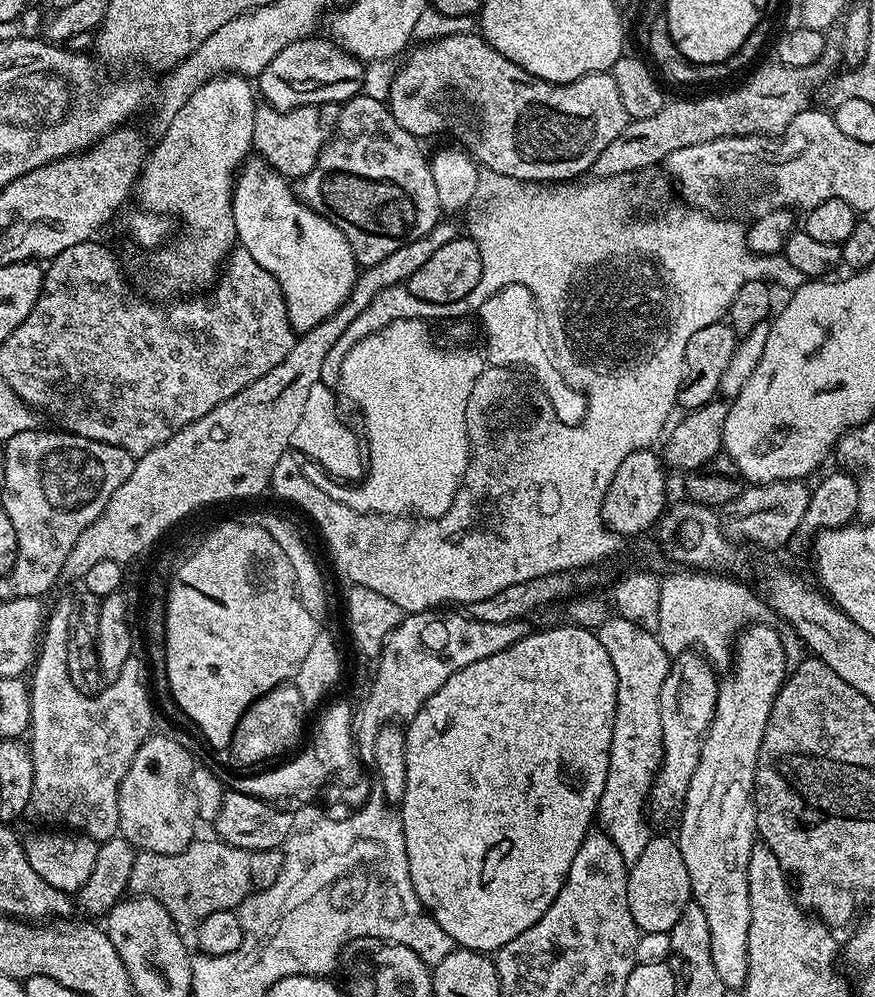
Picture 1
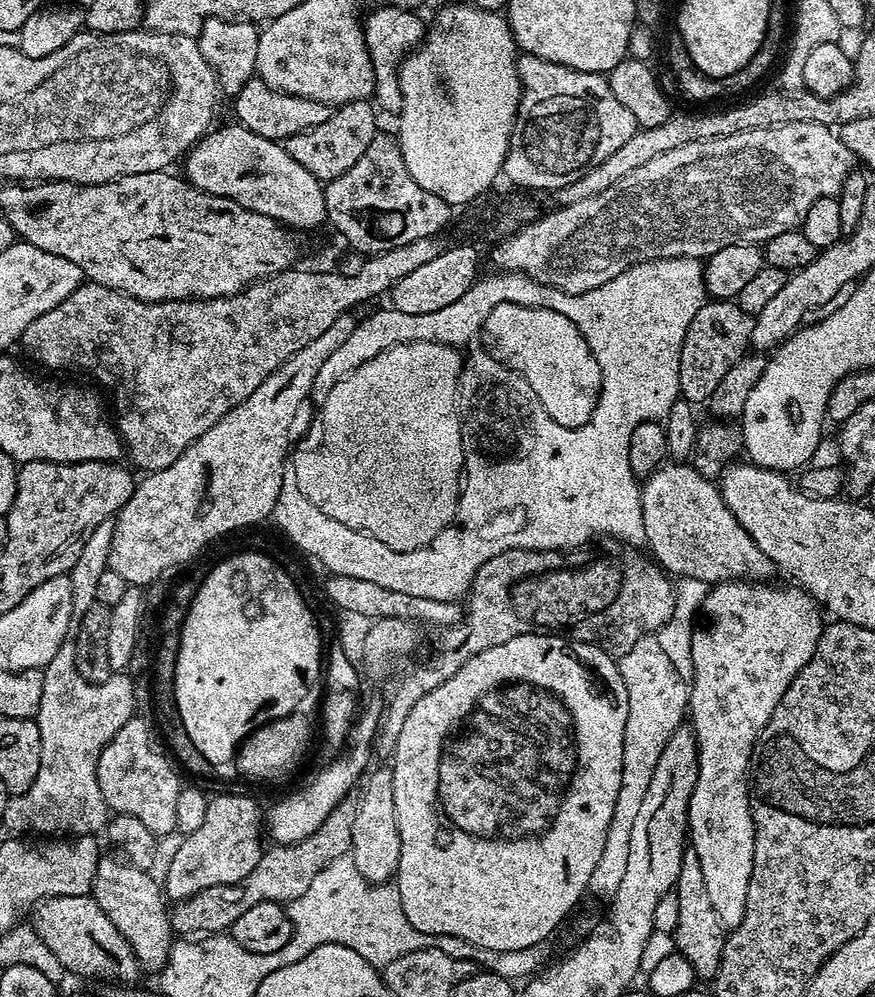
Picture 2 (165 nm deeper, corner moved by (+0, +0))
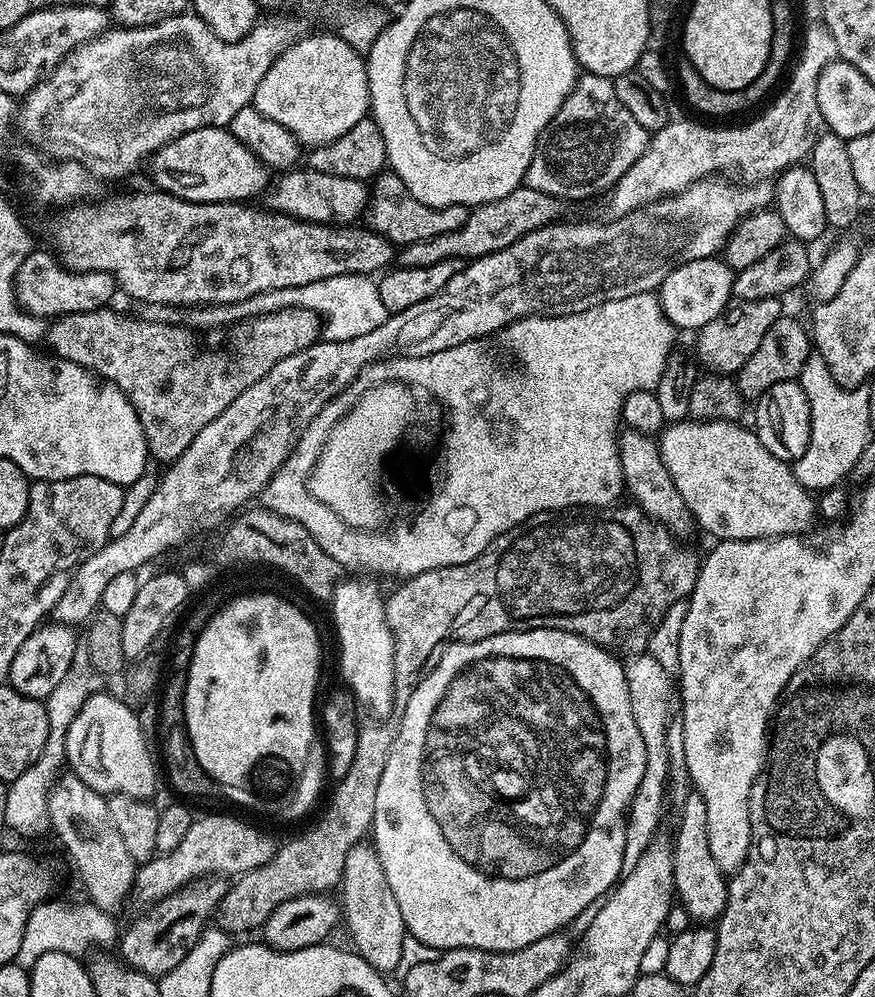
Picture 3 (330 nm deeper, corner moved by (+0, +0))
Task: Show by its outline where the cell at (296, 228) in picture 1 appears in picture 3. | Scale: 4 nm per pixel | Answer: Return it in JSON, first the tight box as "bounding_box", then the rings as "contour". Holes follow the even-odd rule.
{"bounding_box":[146,128,269,204],"contour":[[[199,128],[197,132],[182,134],[180,139],[172,140],[165,148],[159,148],[156,155],[147,161],[146,168],[152,171],[152,180],[161,192],[169,192],[188,200],[192,204],[214,204],[218,198],[248,198],[244,196],[259,197],[269,187],[269,169],[256,156],[244,148],[234,138],[231,130],[219,128]]]}

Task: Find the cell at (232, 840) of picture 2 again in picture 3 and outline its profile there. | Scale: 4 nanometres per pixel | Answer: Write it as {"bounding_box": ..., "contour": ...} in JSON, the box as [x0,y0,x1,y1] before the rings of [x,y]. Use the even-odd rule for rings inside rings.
{"bounding_box":[119,877,229,978],"contour":[[[201,877],[193,880],[186,887],[178,889],[174,894],[164,899],[157,900],[155,904],[147,907],[144,914],[140,915],[125,932],[120,942],[119,955],[127,967],[138,969],[153,978],[162,978],[174,968],[192,948],[194,942],[201,935],[209,923],[208,918],[217,911],[221,898],[229,890],[229,883],[219,877]]]}

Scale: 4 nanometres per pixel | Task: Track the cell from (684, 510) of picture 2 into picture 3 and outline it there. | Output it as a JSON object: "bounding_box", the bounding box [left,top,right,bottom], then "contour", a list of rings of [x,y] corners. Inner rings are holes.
{"bounding_box":[616,430,694,534],"contour":[[[624,430],[619,433],[616,452],[620,456],[622,478],[627,495],[633,496],[635,503],[648,517],[673,534],[688,532],[694,528],[694,521],[686,502],[682,502],[682,494],[678,494],[678,486],[674,486],[674,478],[662,462],[659,443],[649,433]]]}

